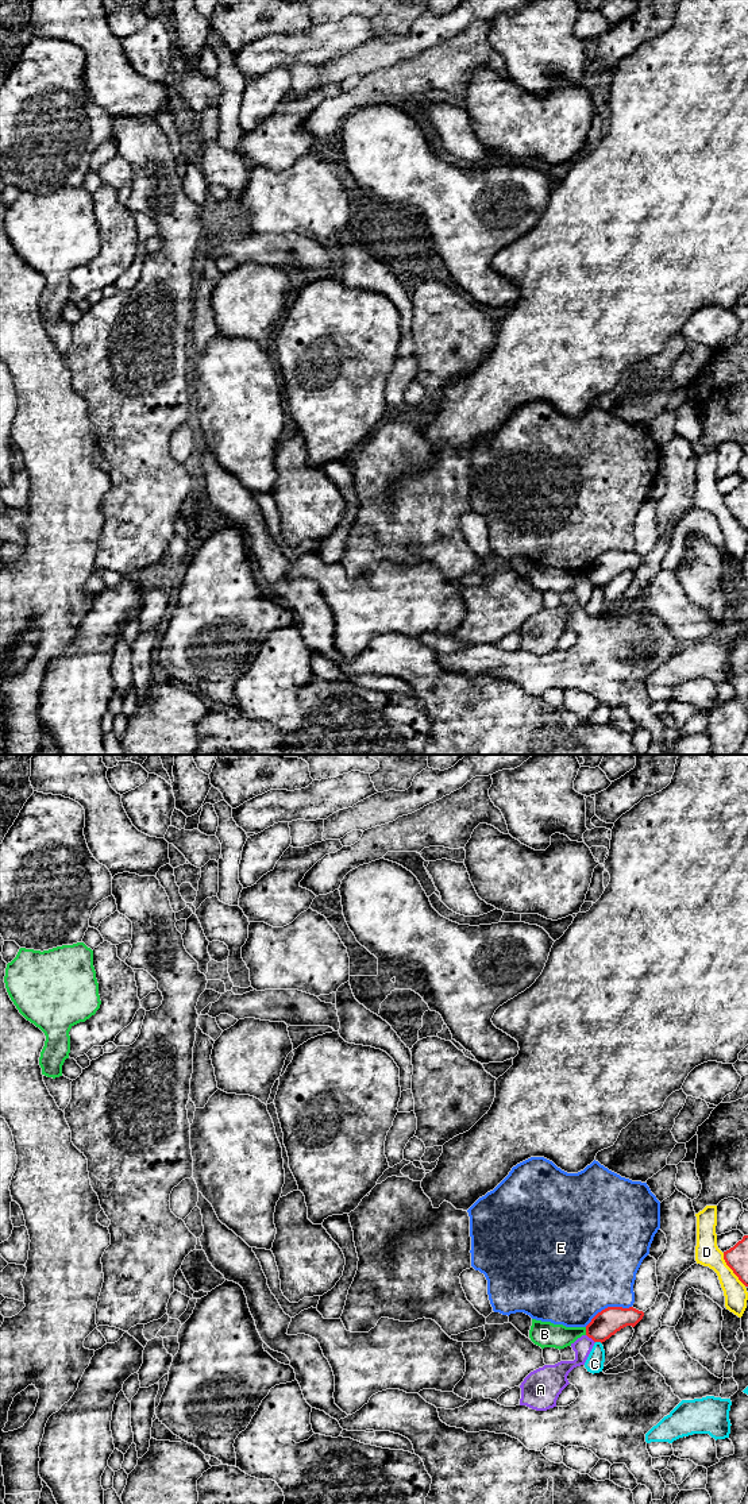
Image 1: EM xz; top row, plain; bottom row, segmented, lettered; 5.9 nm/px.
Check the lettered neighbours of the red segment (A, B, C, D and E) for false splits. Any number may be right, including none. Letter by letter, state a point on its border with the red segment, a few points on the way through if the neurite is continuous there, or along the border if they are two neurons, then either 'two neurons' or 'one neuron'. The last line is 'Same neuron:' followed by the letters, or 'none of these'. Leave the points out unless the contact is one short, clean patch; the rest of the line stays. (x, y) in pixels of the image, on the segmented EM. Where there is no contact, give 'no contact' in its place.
A: xz (590, 1337) | along xz (586, 1334), (594, 1342) | two neurons
B: xz (586, 1331) | two neurons
C: xz (598, 1341) | two neurons
D: xz (731, 1268) | two neurons
E: xz (608, 1307) | two neurons
Same neuron: none of these

